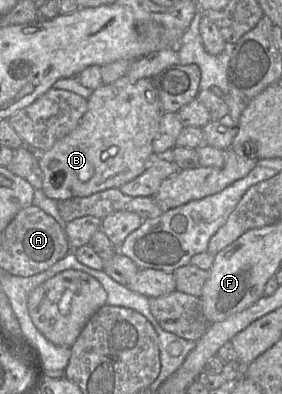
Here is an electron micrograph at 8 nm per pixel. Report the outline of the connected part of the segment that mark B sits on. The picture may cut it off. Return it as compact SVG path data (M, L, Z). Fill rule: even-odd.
M123 76L93 90L87 102L87 111L76 129L57 141L51 149L38 154L38 164L43 173L42 191L47 198L56 202L119 189L140 176L154 158L153 140L159 130L163 112L152 79L143 78L131 82Z

